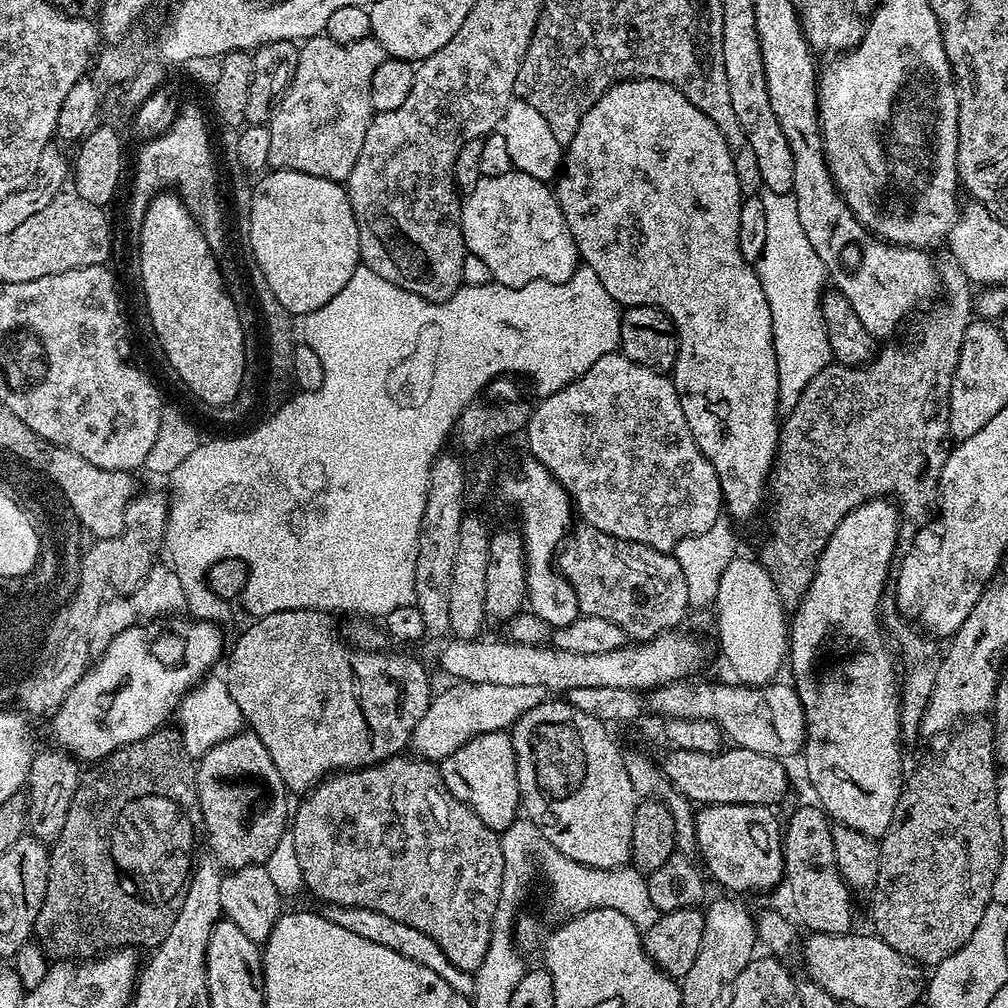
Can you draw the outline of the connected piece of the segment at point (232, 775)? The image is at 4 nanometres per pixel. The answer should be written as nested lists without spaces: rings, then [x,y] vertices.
[[[245,730],[226,742],[214,745],[205,756],[199,757],[196,764],[196,789],[200,799],[200,818],[206,832],[208,828],[208,844],[213,852],[211,855],[221,869],[235,870],[251,864],[263,865],[289,827],[290,793],[260,739],[251,730]]]

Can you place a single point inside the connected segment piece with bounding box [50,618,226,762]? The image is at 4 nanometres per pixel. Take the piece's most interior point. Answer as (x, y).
(119, 700)

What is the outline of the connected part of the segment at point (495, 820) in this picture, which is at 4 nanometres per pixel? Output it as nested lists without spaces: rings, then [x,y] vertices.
[[[507,731],[478,734],[466,746],[454,750],[444,760],[439,761],[440,777],[444,780],[444,785],[490,830],[497,834],[505,832],[512,823],[518,819],[521,811],[520,787],[518,786],[518,774],[516,773],[516,755],[512,745],[512,737]]]

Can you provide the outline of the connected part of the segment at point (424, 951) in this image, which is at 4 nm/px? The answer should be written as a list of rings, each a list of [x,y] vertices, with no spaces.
[[[324,904],[322,915],[330,922],[334,922],[334,926],[342,926],[342,930],[350,930],[350,934],[358,934],[358,938],[370,938],[370,942],[378,942],[378,946],[386,946],[386,950],[394,950],[394,954],[402,954],[410,958],[410,962],[418,962],[418,966],[426,966],[426,970],[434,970],[434,974],[446,978],[446,982],[456,992],[471,994],[476,986],[473,973],[454,966],[448,961],[438,942],[434,942],[434,938],[430,938],[414,926],[406,926],[406,922],[398,922],[386,914],[378,914],[378,910],[344,908],[341,904]]]

